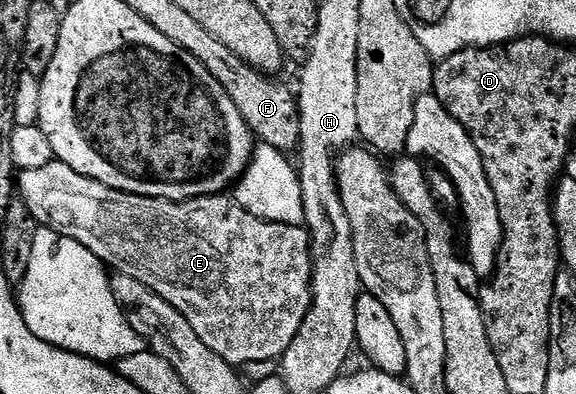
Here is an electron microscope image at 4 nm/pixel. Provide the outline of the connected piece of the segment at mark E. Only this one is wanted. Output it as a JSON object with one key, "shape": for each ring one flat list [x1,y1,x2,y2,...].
{"shape":[[58,160,45,164,45,168,22,171,17,178,17,194,28,206,29,212,36,218,40,227,57,232,61,236,69,236,73,240,85,244,85,248,89,248,89,252,93,252,93,256,100,258,104,266,125,276,133,276,133,280,145,284,145,288,149,288,154,294,161,296,161,300,173,304,173,308,177,308,177,312,181,312,181,316,185,316,185,320,189,320,193,332,197,332,197,336,201,336,201,344,206,344,210,350,217,352,217,356,221,356,221,360,225,360,230,366,242,368,242,366,249,365,250,362,271,362,274,358,275,362,282,359,310,310,312,295,311,238,303,224,266,222,245,212,245,208,241,208,230,197,223,194,206,194,204,198,194,198,184,202,170,202,160,198,126,194,109,188,97,180,89,180,85,176,81,176,81,172,73,172,73,168,69,168,69,164]]}

